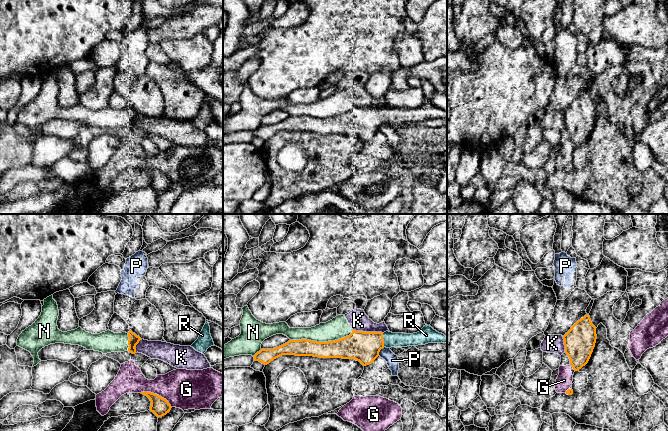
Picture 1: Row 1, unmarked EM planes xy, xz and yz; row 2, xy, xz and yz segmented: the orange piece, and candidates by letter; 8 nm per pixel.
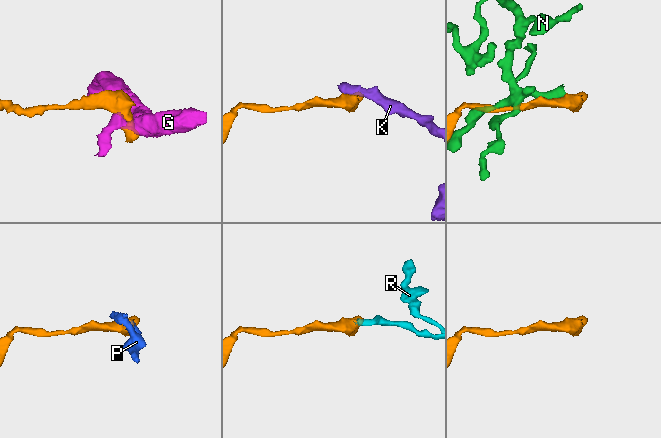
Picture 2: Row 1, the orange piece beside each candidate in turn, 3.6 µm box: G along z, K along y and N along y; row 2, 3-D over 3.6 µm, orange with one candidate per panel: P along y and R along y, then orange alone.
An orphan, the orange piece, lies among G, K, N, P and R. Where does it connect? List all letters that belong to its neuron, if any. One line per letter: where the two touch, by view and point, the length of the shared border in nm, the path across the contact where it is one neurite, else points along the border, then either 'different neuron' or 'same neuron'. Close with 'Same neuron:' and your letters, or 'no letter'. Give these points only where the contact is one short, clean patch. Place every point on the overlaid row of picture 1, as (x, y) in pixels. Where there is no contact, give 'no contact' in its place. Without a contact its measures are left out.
G: contact xy (156, 394); length 280 nm; different neuron
K: contact xz (368, 332); length 240 nm; different neuron
N: contact xz (321, 342); length 500 nm; different neuron
P: contact xz (379, 351); length 90 nm; border xz (384, 347), (378, 355); different neuron
R: contact xz (383, 340); length 110 nm; way xz (364, 347), (374, 341), (383, 340), (390, 339); same neuron
Same neuron: R

